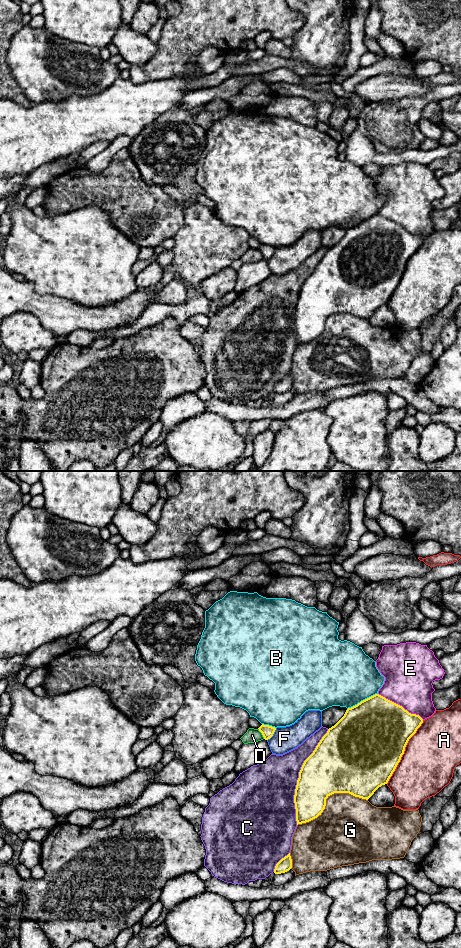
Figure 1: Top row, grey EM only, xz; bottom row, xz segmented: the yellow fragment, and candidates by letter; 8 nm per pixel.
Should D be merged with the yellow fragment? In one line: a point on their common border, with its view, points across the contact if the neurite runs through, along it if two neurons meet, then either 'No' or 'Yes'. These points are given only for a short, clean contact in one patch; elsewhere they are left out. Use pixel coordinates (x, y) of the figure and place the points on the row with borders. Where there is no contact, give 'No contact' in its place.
Touches yellow at xz (261, 732). No

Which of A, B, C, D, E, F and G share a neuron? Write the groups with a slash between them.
A / B / C / D / E / F / G

